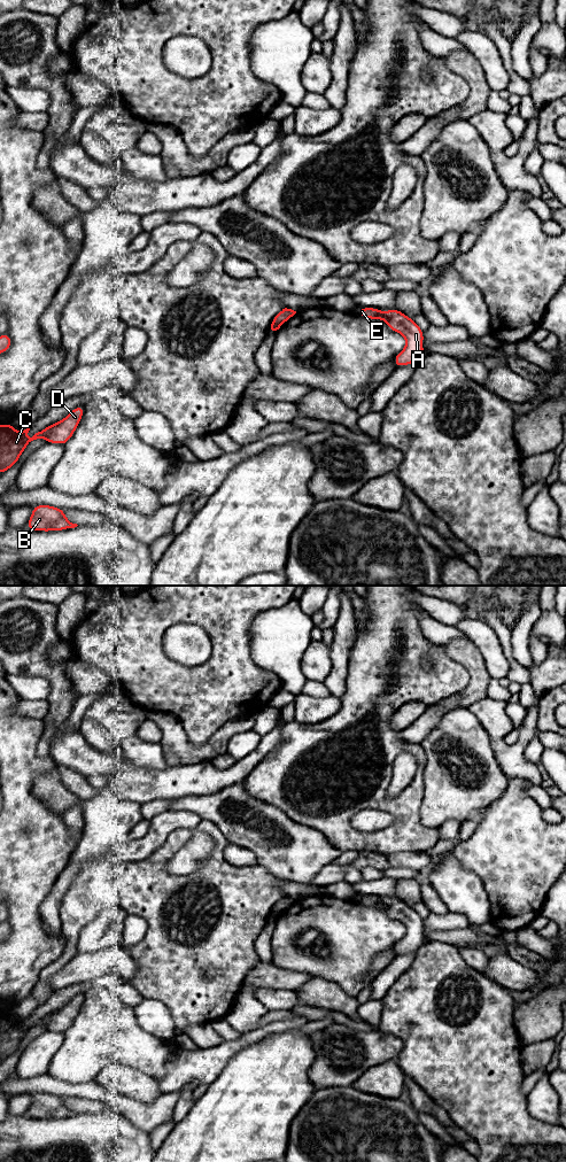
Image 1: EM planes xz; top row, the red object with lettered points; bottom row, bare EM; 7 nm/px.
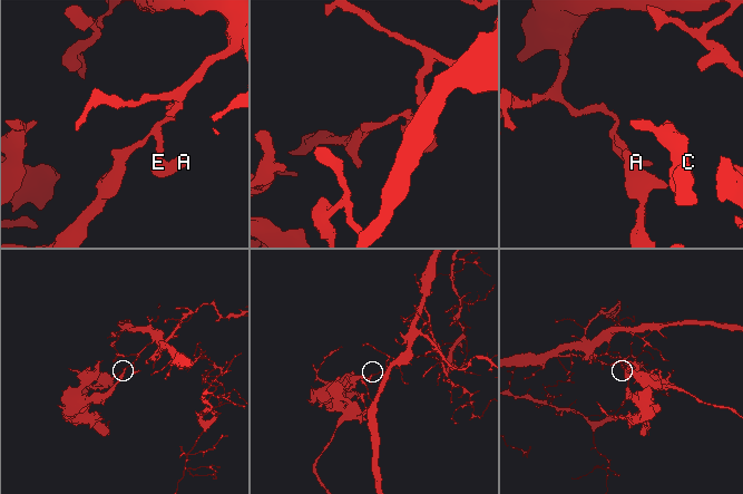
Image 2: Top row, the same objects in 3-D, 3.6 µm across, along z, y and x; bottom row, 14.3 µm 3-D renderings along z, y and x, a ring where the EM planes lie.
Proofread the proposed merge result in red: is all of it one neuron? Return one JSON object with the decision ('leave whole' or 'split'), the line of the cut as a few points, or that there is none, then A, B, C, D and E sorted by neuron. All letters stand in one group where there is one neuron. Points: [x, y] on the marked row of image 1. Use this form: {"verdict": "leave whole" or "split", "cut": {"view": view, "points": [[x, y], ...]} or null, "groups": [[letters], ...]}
{"verdict": "split", "cut": {"view": "xz", "points": [[272, 320], [281, 324]]}, "groups": [["A", "E"], ["B", "C", "D"]]}

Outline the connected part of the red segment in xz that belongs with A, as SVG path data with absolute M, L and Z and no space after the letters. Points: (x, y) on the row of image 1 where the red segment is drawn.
M358 308L357 312L359 316L367 319L386 320L389 330L397 332L405 338L405 348L394 358L396 367L417 363L424 356L424 332L403 312L397 309L390 309L387 312L382 312L377 308Z

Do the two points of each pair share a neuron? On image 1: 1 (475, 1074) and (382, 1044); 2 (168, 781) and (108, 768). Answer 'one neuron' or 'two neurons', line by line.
1: two neurons
2: two neurons

